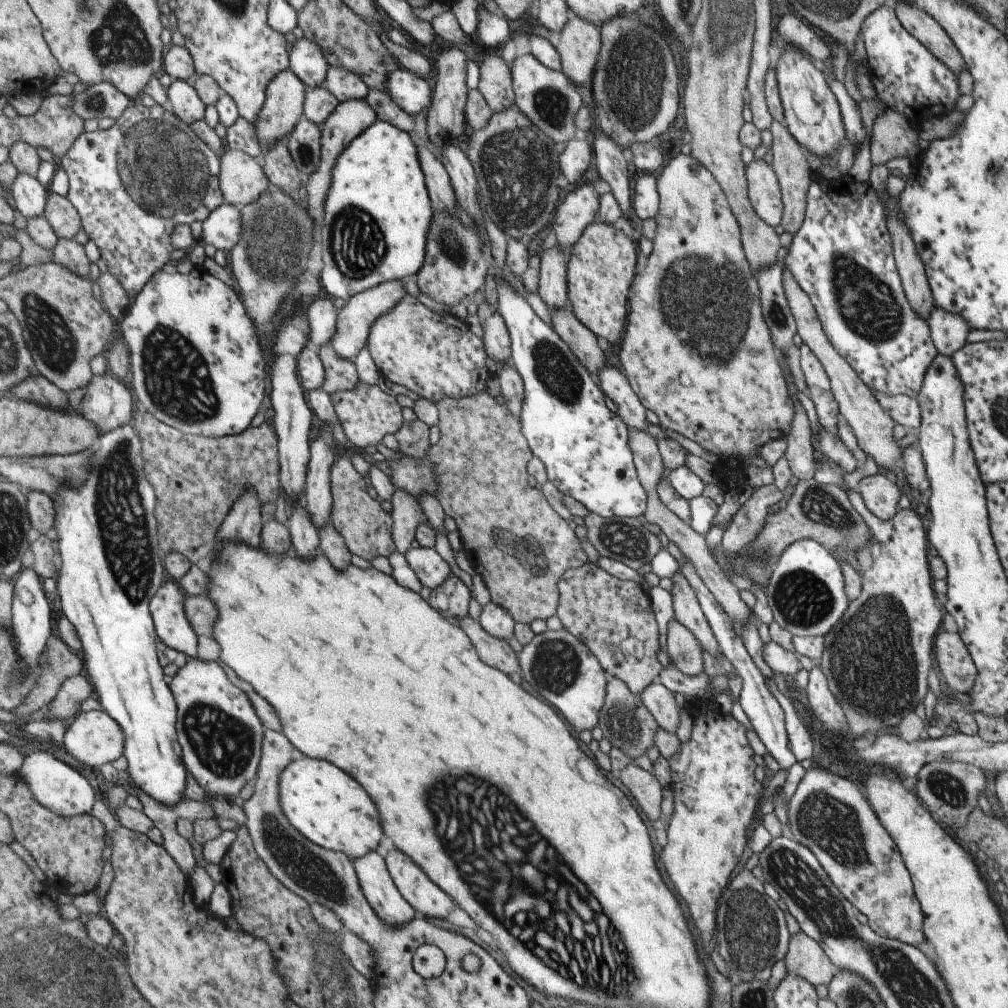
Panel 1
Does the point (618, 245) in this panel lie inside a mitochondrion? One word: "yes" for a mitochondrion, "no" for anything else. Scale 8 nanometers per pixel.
no

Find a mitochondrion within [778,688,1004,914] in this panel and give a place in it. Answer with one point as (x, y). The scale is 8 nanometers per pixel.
(832, 825)

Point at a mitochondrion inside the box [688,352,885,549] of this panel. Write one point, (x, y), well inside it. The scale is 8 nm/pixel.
(821, 508)

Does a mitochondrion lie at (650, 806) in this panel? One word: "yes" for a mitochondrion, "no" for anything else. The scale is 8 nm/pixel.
no

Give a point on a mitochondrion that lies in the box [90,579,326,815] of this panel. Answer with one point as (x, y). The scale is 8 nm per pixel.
(223, 744)

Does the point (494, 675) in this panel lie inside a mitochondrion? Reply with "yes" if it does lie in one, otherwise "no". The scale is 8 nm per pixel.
no

